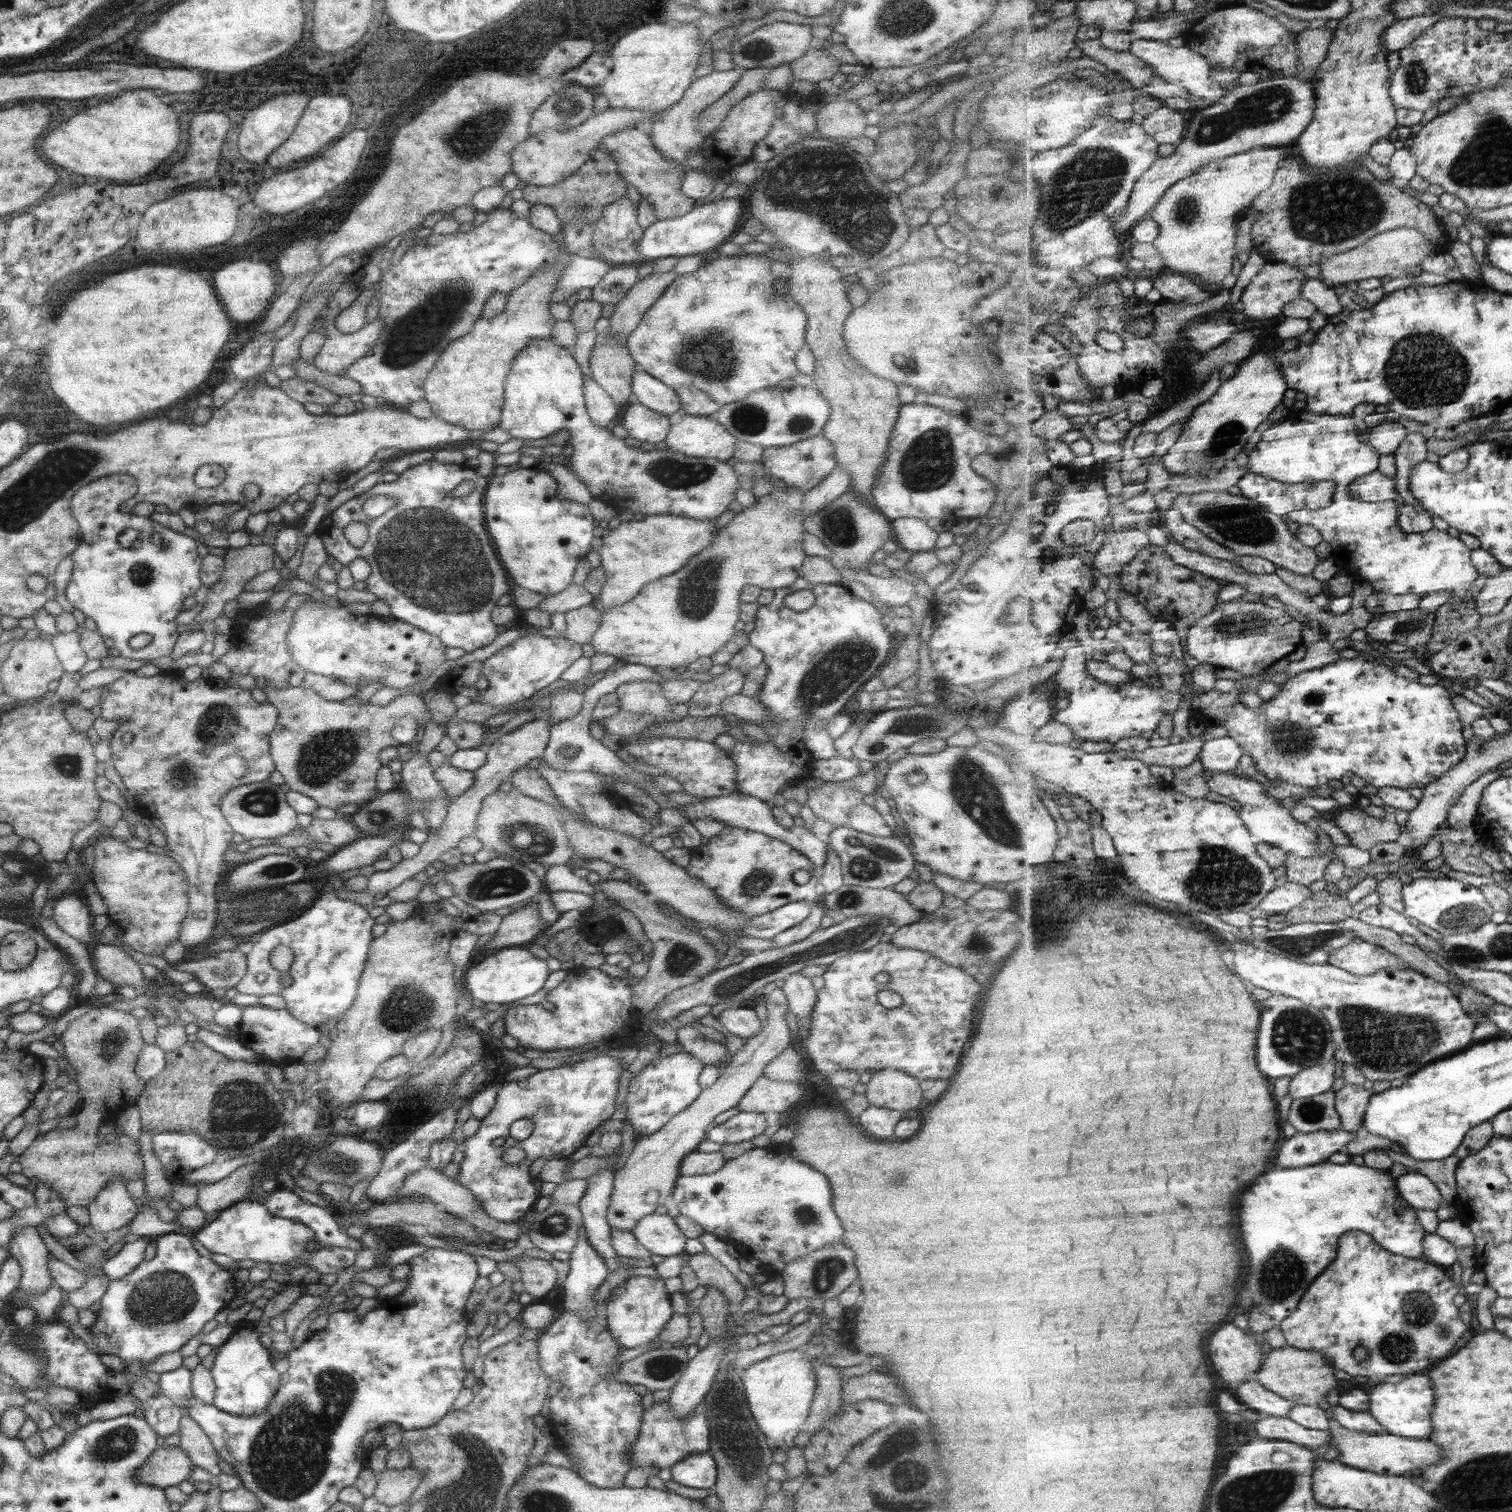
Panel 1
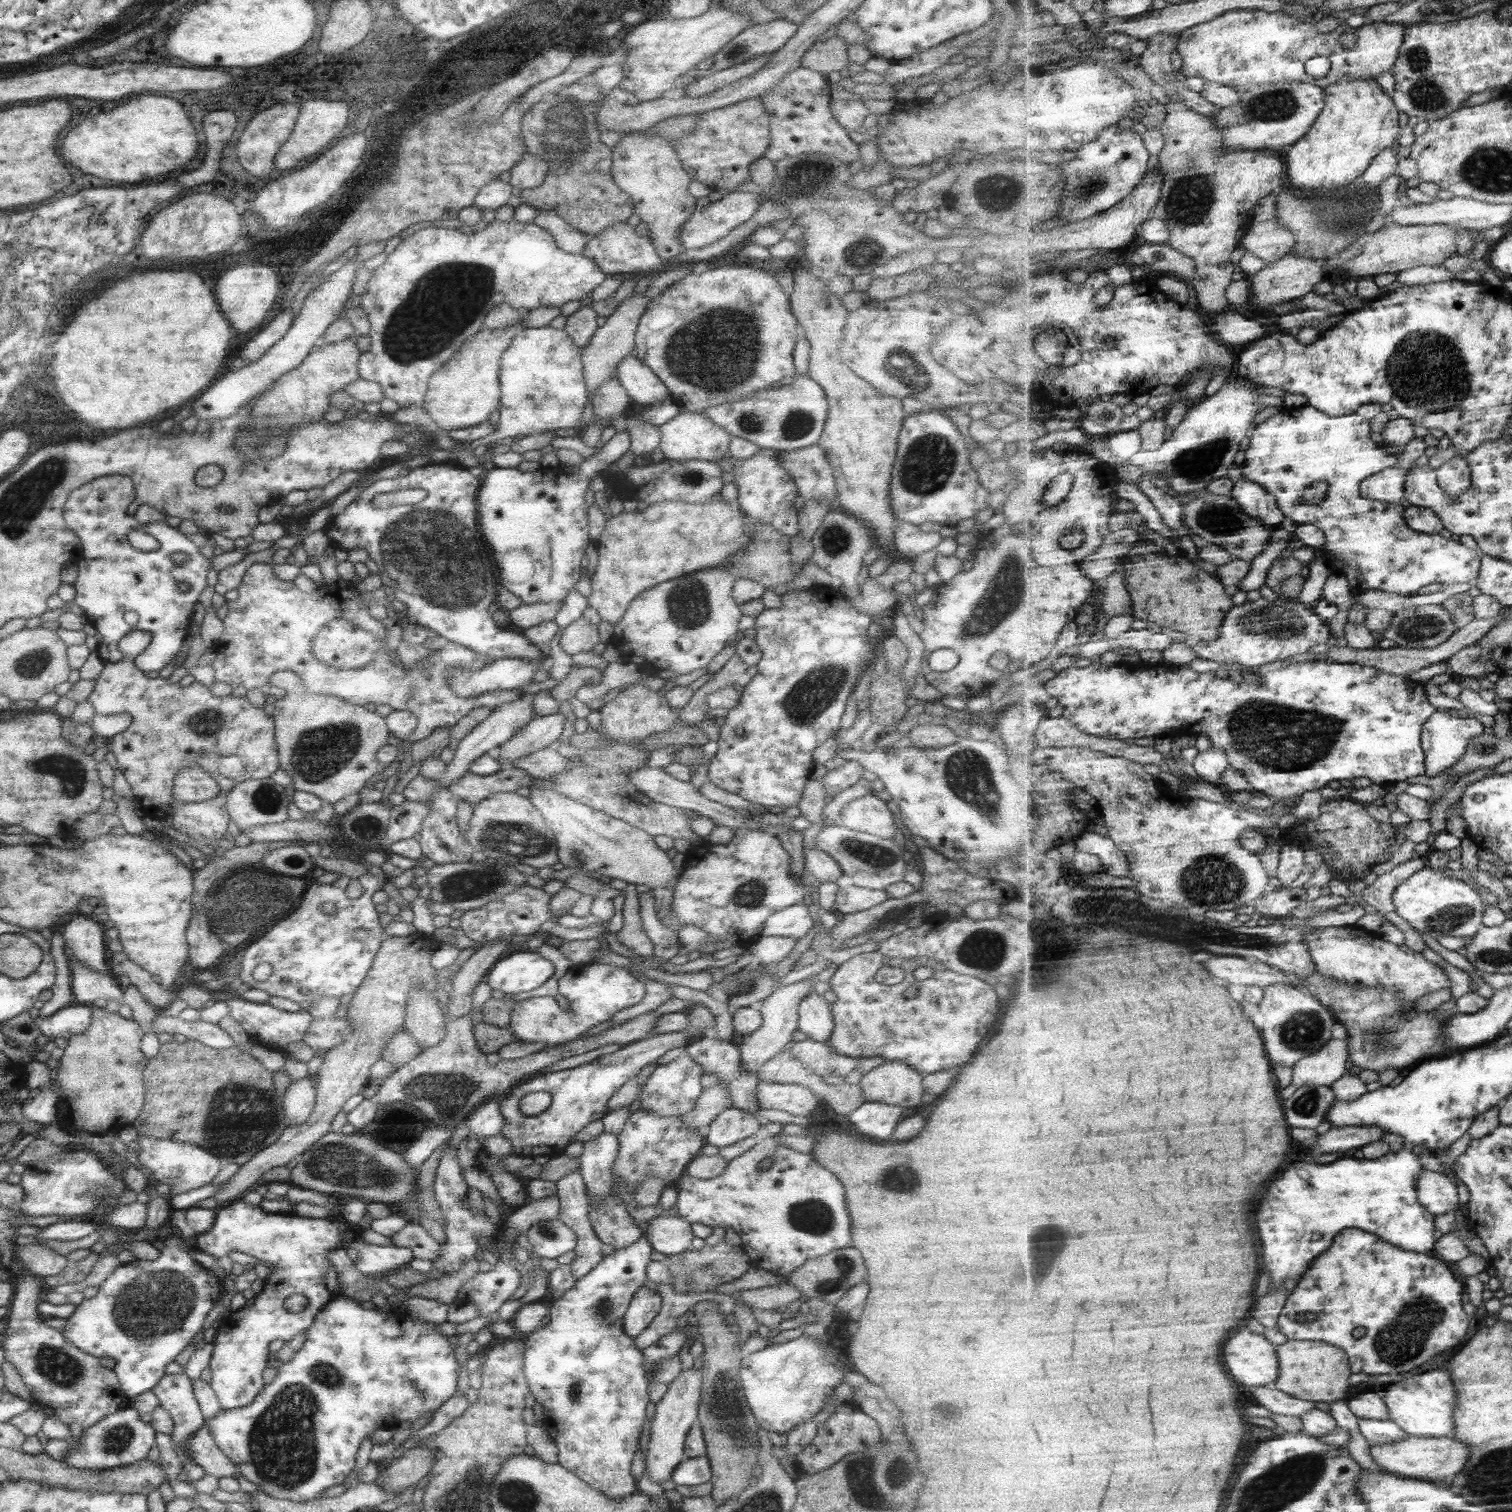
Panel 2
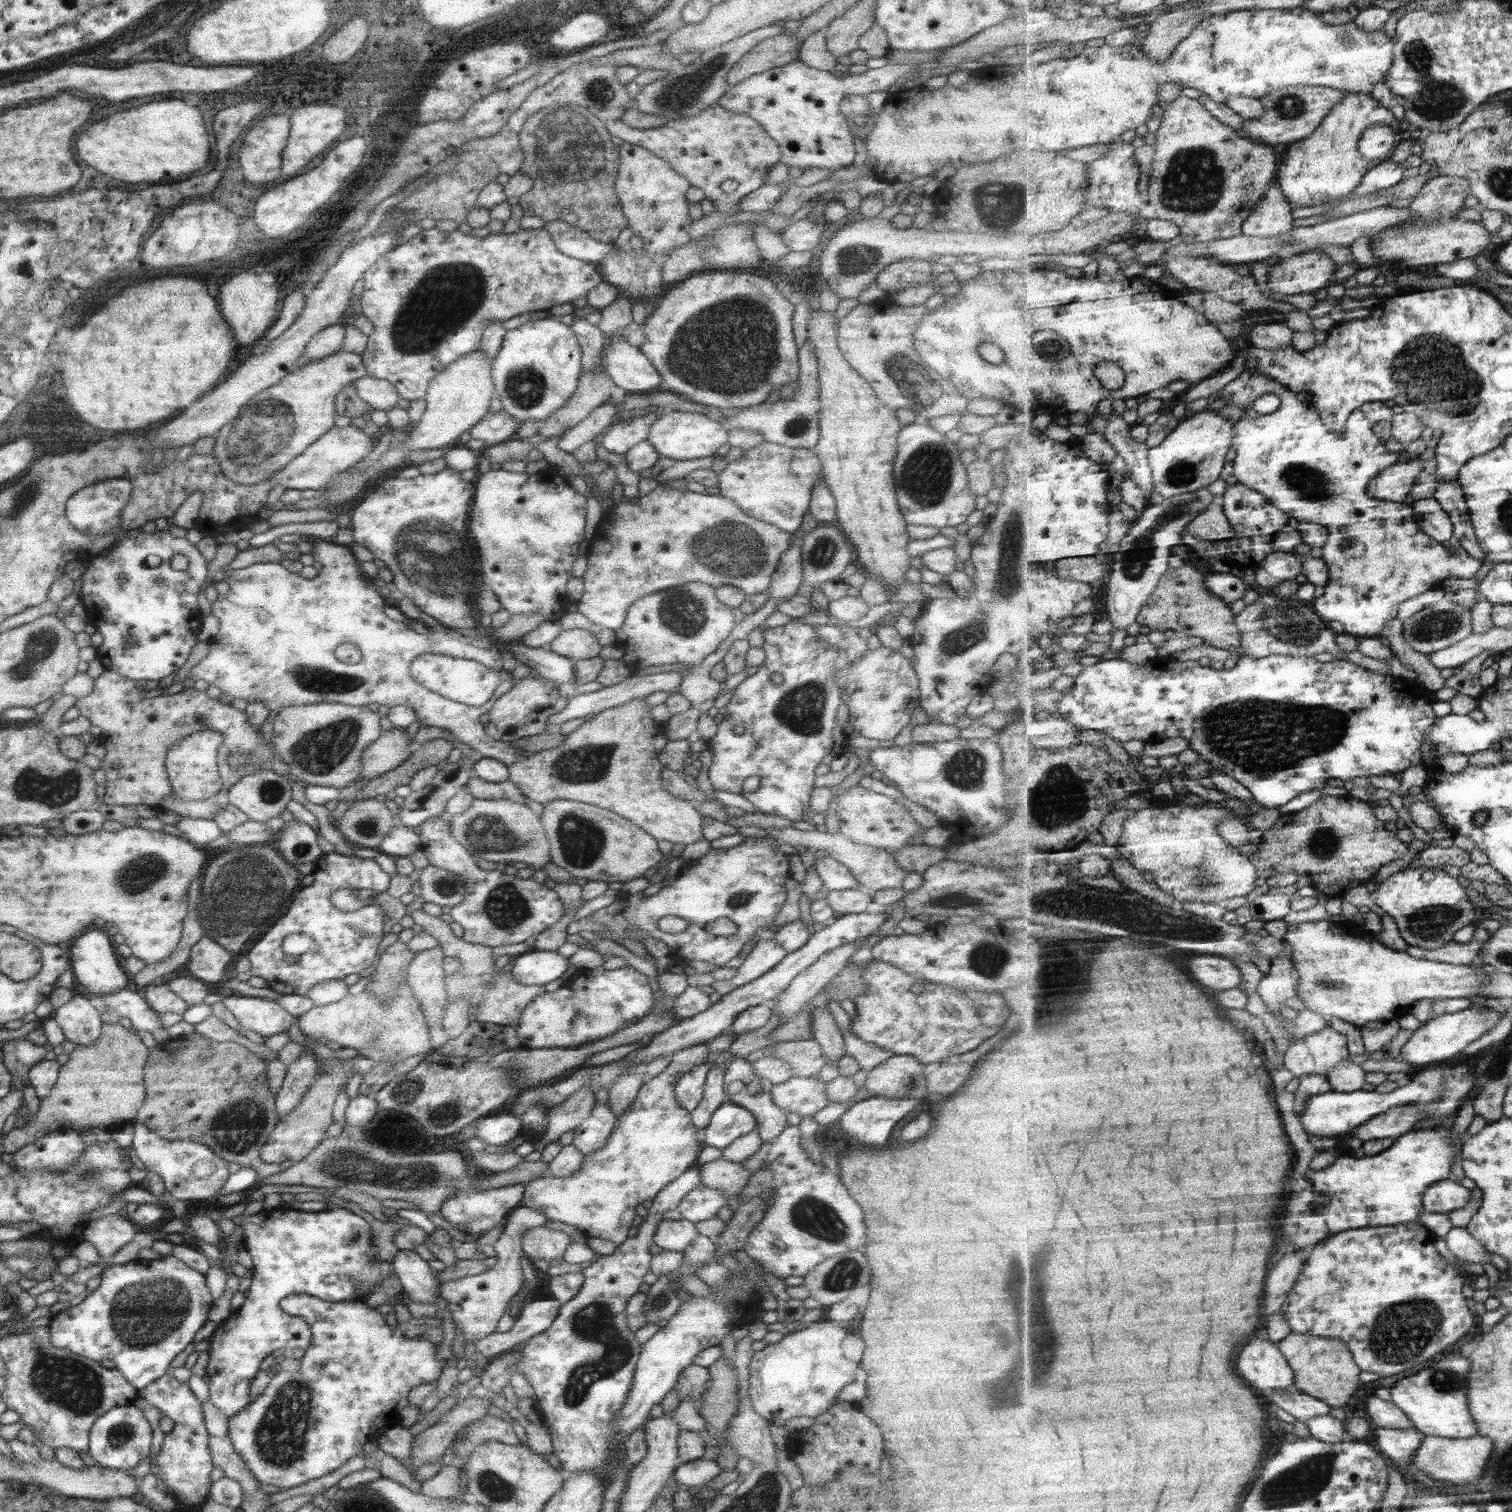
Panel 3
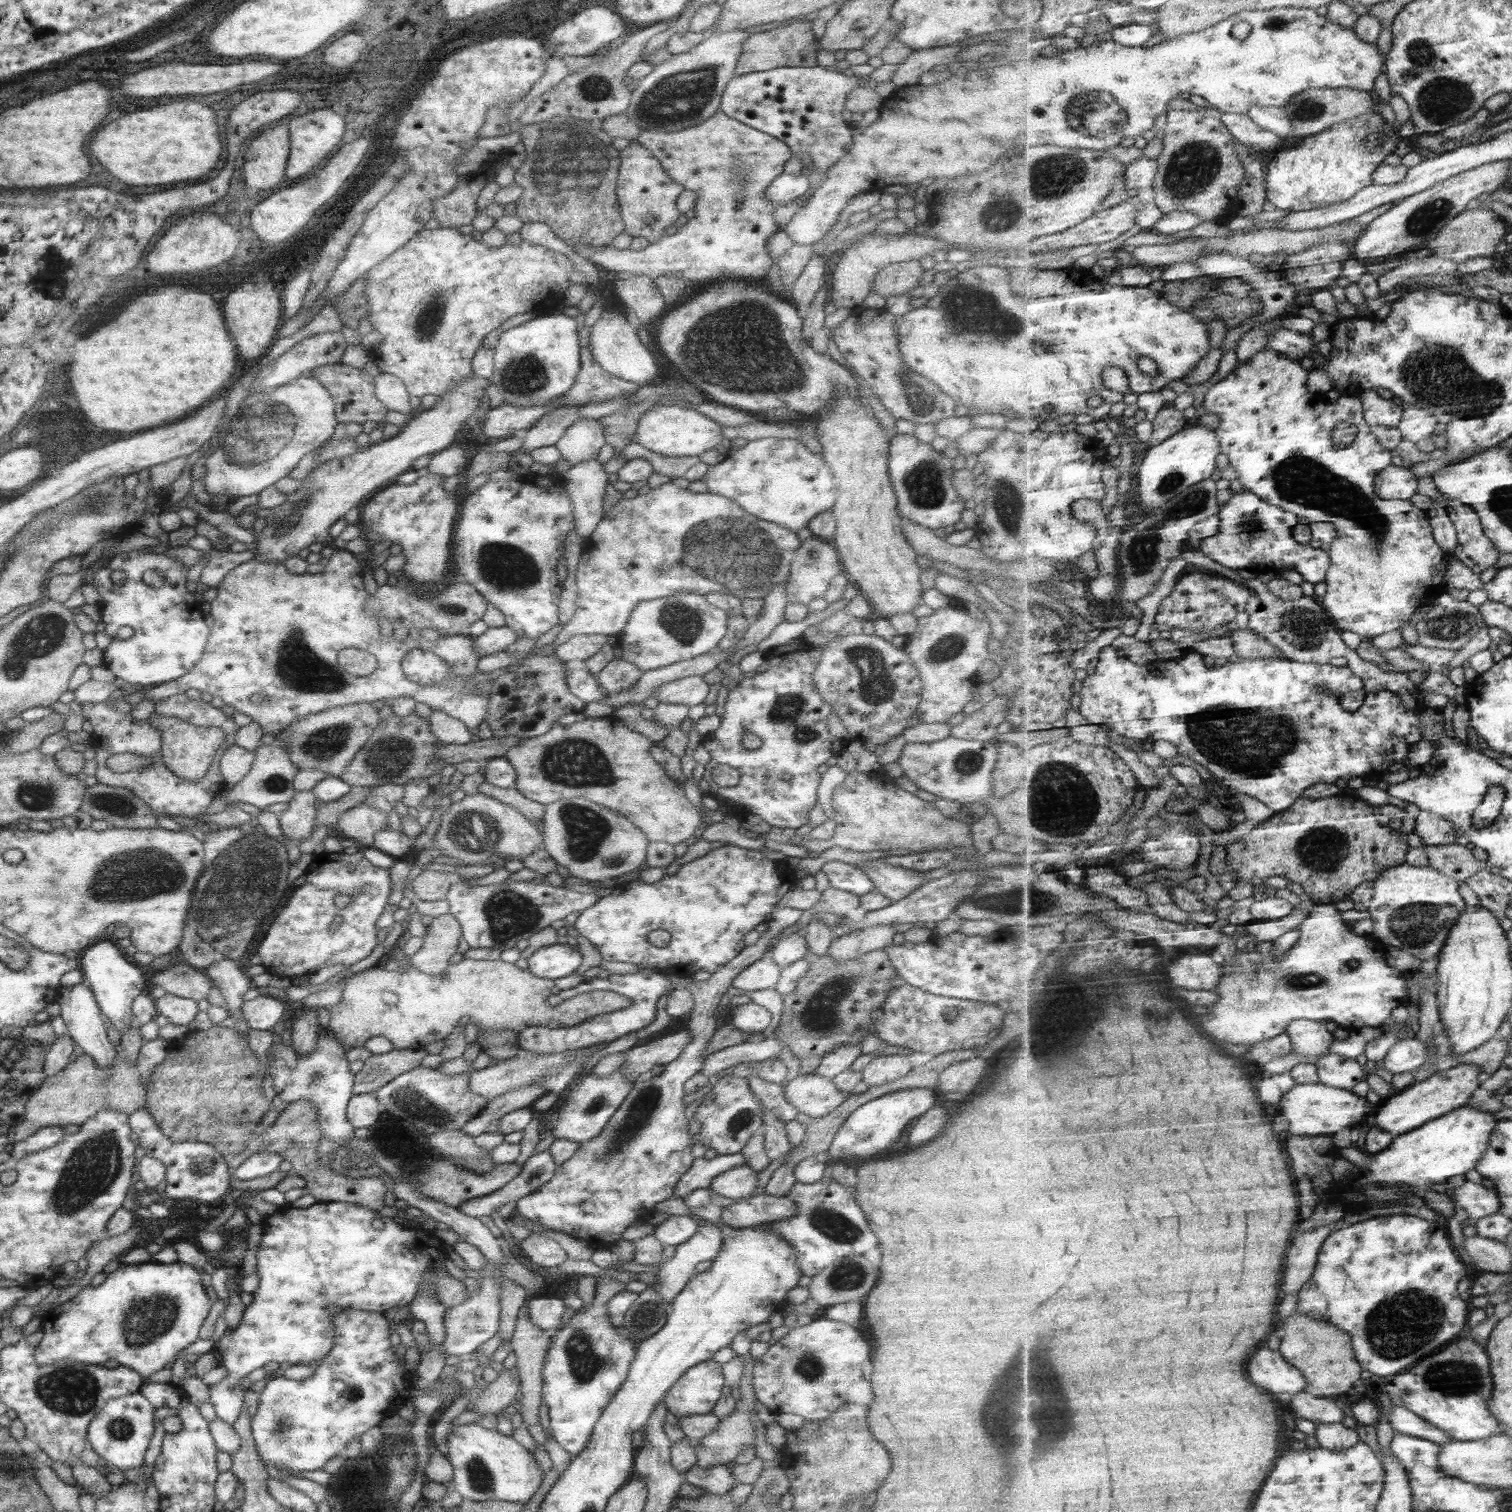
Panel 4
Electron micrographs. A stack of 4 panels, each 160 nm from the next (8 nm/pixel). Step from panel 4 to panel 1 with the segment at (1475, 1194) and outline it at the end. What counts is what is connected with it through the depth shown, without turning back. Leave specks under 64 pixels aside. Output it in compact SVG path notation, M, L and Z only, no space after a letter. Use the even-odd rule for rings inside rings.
M1411 1171L1398 1178L1401 1196L1418 1210L1439 1210L1445 1204L1441 1189L1431 1180L1416 1171Z

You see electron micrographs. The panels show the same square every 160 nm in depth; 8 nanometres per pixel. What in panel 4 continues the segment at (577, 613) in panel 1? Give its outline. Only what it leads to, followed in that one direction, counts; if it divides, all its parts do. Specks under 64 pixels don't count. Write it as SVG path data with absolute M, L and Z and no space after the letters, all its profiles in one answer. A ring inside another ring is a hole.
M575 635L571 636L563 644L555 647L555 659L565 664L581 664L587 658L596 654L603 644L606 644L607 637L600 635Z

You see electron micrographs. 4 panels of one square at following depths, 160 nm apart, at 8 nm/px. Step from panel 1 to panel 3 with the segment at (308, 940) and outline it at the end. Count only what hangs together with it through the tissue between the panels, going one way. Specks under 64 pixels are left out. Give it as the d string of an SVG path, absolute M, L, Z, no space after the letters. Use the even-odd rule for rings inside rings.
M335 852L323 853L315 862L314 869L311 872L313 880L311 884L304 886L295 894L295 898L291 902L291 906L287 908L287 912L269 928L269 932L266 932L263 937L258 940L247 952L243 952L250 962L249 972L251 976L259 976L266 980L266 986L275 990L275 992L281 995L304 995L308 988L311 988L314 984L319 984L328 980L343 979L348 974L355 974L363 971L365 968L370 967L372 961L377 958L377 945L381 938L383 938L383 910L375 904L367 904L358 910L353 912L341 912L335 909L331 905L330 894L334 890L339 889L351 889L351 890L369 890L375 894L380 892L386 892L390 876L383 872L378 864L375 864L373 859L364 859L359 857L341 856ZM363 862L369 862L369 866L373 868L371 870L371 876L369 878L363 878ZM293 932L303 932L305 936L309 936L315 944L315 950L313 952L305 952L299 956L295 963L287 963L285 956L281 952L281 941L288 934Z

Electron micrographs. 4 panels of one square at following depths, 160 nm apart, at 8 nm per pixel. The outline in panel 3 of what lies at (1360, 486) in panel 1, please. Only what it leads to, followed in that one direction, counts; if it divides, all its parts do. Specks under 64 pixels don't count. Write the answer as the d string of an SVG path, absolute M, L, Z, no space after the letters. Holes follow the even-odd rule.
M1429 447L1414 459L1383 469L1368 486L1369 496L1386 501L1405 502L1411 497L1417 477L1423 474L1429 458L1436 458L1436 447Z

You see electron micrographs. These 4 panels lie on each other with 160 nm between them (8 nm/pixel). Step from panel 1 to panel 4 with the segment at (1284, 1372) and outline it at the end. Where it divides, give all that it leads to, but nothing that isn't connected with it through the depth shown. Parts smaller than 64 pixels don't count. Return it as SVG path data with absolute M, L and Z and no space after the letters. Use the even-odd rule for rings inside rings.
M1295 1313L1285 1318L1280 1328L1283 1328L1281 1330L1283 1332L1282 1356L1291 1360L1290 1363L1295 1364L1303 1372L1303 1376L1310 1383L1307 1388L1309 1393L1337 1400L1361 1379L1364 1368L1353 1350L1353 1340L1349 1332L1345 1332L1331 1321L1313 1318L1311 1315L1305 1316L1305 1313Z

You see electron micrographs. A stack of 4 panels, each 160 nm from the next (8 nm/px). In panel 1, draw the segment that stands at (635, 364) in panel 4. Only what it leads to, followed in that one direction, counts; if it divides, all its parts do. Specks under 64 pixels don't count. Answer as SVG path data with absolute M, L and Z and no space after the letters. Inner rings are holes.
M639 369L631 375L630 391L632 397L641 406L665 416L673 414L680 405L672 388Z

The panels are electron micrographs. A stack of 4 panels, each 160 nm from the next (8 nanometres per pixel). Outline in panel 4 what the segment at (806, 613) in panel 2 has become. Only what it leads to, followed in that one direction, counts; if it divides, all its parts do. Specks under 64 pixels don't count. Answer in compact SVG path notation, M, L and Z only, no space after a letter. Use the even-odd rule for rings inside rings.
M798 638L767 652L767 670L755 673L750 678L741 678L733 690L723 694L720 703L723 704L724 712L720 715L719 726L700 741L700 745L709 753L709 762L705 764L705 771L700 777L709 785L707 794L717 801L732 802L733 808L754 814L775 831L782 828L796 829L806 824L808 812L816 804L815 788L820 778L817 767L828 758L839 755L847 744L845 739L835 738L828 733L826 720L831 710L821 701L811 681L816 660L807 656L809 648ZM745 734L755 734L761 740L759 747L745 749L741 745L741 738ZM722 764L735 769L739 774L739 781L734 787L721 786L711 780L712 769Z

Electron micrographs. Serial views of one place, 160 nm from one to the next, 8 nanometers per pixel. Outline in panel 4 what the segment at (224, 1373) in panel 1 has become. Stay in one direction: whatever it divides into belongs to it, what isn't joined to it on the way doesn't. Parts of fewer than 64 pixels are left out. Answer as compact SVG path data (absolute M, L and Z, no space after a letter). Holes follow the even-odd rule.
M339 1201L315 1202L306 1208L296 1208L287 1205L282 1209L278 1209L271 1215L262 1217L261 1222L263 1228L261 1241L257 1252L255 1253L255 1274L258 1274L259 1283L257 1288L251 1293L253 1301L245 1307L241 1321L239 1321L237 1327L233 1330L225 1331L224 1335L218 1340L218 1344L216 1344L216 1352L214 1355L219 1354L219 1358L221 1358L221 1365L219 1365L219 1367L226 1370L226 1375L219 1381L219 1383L208 1386L210 1396L209 1402L213 1407L215 1416L225 1424L233 1424L233 1422L237 1420L239 1412L242 1410L242 1396L245 1394L245 1390L241 1390L238 1387L238 1382L243 1376L249 1374L249 1372L255 1370L255 1368L261 1368L264 1364L269 1362L275 1362L282 1366L307 1365L327 1356L327 1353L330 1352L334 1343L334 1332L332 1331L332 1314L334 1314L334 1312L337 1312L338 1310L364 1310L365 1312L383 1313L385 1310L389 1310L389 1308L408 1306L408 1304L416 1297L416 1294L418 1294L418 1290L420 1290L420 1282L422 1282L424 1276L428 1276L428 1272L434 1274L434 1291L436 1299L441 1303L443 1308L447 1309L452 1306L457 1306L468 1297L468 1291L465 1289L465 1285L463 1285L459 1279L454 1279L445 1272L445 1267L443 1267L443 1265L446 1258L446 1252L439 1240L431 1238L432 1233L430 1233L430 1231L426 1232L414 1225L408 1227L398 1225L389 1217L378 1215L376 1211L371 1210L370 1208L365 1208L363 1205L342 1203ZM374 1218L379 1218L383 1222L383 1227L381 1229L377 1230L371 1227L371 1220Z

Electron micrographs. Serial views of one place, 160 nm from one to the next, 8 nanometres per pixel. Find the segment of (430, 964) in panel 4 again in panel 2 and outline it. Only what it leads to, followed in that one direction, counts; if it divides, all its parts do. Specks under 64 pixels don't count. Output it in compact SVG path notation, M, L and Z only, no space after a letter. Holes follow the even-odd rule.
M415 987L408 990L402 1026L422 1046L422 1050L437 1044L444 1037L447 1020L439 1006L437 997L427 989Z

